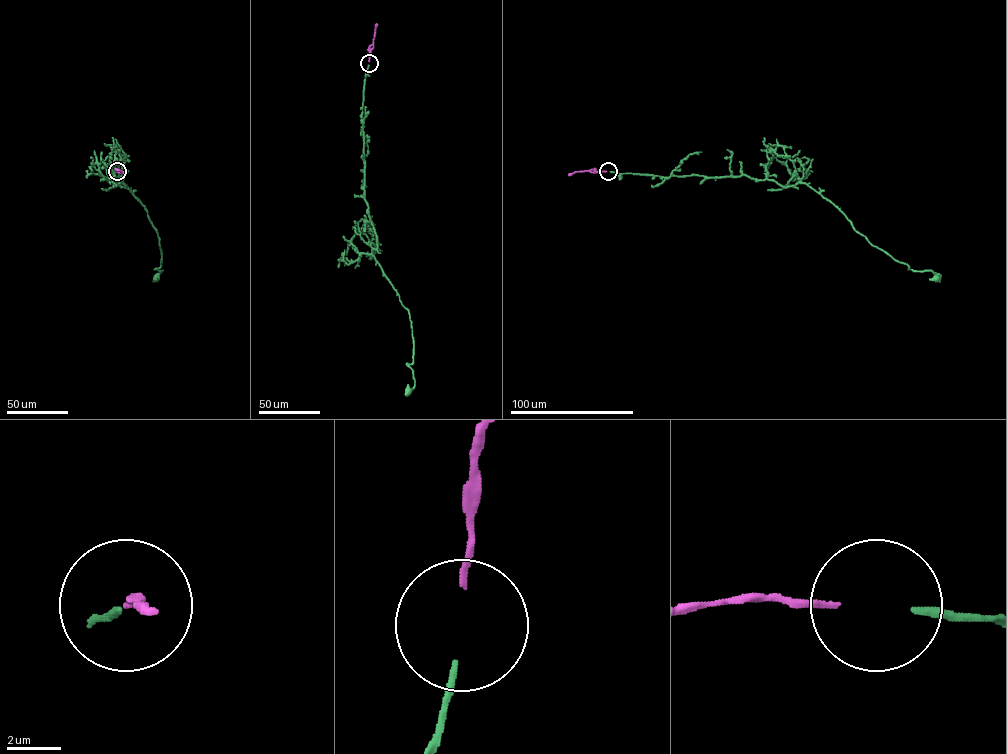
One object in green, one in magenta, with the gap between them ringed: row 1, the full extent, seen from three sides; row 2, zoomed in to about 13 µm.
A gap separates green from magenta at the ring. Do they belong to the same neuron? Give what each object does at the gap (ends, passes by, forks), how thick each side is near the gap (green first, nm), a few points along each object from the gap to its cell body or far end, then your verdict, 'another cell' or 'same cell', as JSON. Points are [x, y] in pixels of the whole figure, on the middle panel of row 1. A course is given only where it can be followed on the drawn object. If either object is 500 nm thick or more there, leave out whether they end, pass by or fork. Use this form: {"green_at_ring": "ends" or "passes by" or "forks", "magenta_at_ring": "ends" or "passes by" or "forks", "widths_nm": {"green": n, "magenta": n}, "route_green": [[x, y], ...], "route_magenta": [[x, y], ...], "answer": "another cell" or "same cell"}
{"green_at_ring": "ends", "magenta_at_ring": "ends", "widths_nm": {"green": 240, "magenta": 200}, "route_green": [[369, 65], [365, 200], [373, 256], [411, 321], [408, 391]], "route_magenta": [[369, 61], [376, 23]], "answer": "same cell"}

